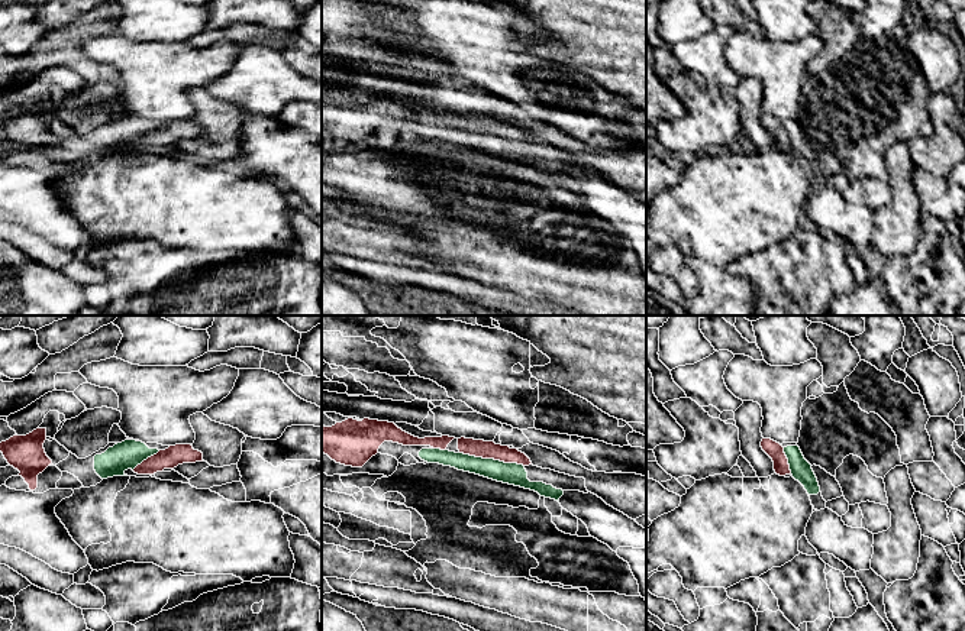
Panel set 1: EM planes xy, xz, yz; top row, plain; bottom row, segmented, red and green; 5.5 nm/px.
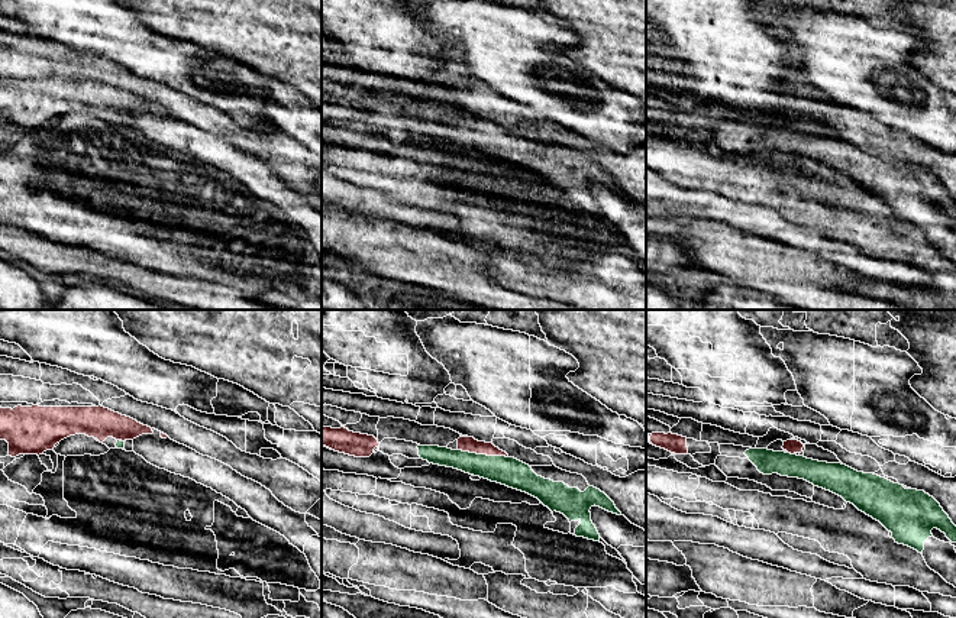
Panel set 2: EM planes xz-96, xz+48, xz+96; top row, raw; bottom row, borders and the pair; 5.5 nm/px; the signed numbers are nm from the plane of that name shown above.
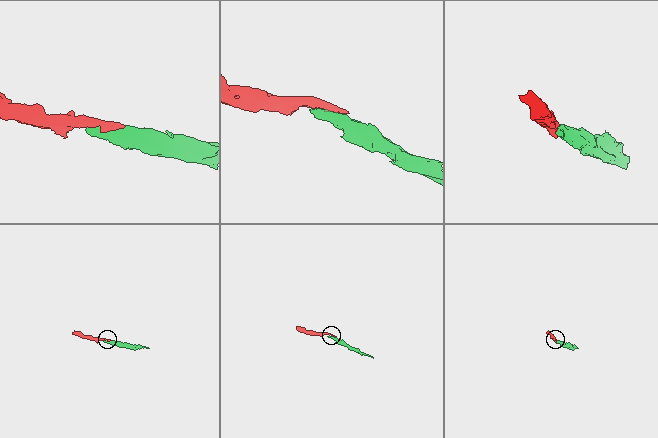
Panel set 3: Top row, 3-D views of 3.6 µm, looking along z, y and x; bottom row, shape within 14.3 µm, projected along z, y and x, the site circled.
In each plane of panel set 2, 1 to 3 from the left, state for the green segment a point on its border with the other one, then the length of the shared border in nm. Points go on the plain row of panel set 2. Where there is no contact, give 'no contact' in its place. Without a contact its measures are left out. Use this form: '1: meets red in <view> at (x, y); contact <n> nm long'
1: no contact
2: meets red in xz+48 at (483, 129); contact 280 nm long
3: meets red in xz+96 at (791, 129); contact 40 nm long

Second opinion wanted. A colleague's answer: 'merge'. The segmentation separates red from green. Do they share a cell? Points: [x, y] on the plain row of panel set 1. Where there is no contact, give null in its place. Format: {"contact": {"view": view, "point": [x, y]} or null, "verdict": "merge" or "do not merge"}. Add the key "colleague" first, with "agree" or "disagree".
{"colleague": "agree", "contact": {"view": "xz", "point": [491, 133]}, "verdict": "merge"}

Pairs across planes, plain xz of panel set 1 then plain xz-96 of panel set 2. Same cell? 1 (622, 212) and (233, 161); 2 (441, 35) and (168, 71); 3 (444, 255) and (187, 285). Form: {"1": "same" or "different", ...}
{"1": "same", "2": "same", "3": "different"}

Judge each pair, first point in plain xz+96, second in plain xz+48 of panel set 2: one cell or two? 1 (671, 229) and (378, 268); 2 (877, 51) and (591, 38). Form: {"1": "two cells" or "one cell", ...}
{"1": "one cell", "2": "two cells"}

